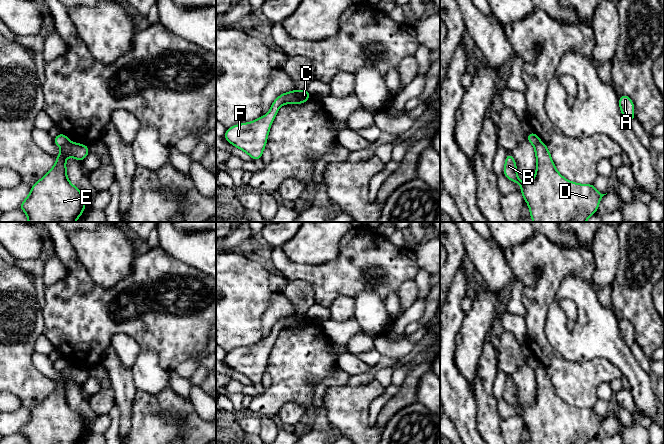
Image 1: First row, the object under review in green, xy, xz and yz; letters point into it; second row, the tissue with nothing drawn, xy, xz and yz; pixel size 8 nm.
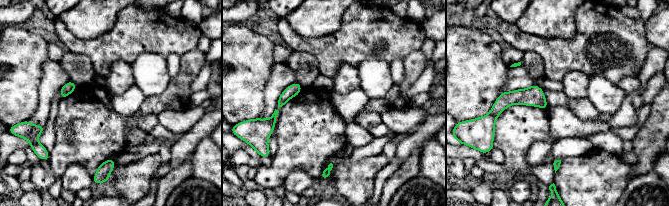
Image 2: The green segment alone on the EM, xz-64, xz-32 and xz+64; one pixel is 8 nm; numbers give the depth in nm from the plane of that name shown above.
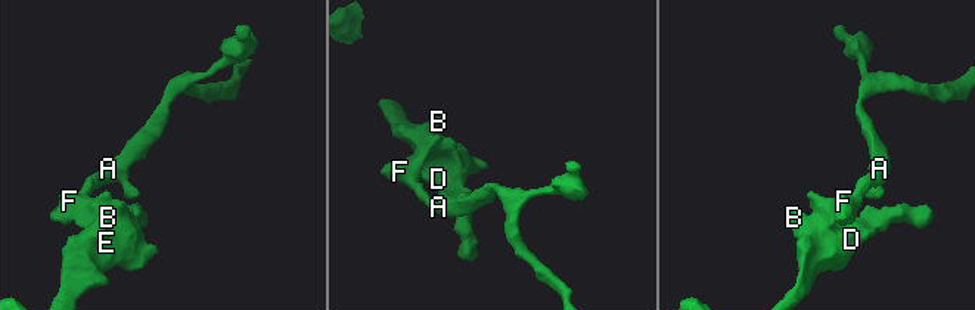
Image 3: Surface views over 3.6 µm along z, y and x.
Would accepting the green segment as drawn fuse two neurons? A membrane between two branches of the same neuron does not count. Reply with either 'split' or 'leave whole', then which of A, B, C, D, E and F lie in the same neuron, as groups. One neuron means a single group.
split; A F / B C D E

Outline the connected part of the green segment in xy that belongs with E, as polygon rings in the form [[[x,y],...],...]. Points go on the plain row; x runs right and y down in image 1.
[[[70,366],[61,371],[60,378],[55,380],[55,389],[34,409],[19,433],[24,435],[28,444],[77,444],[86,432],[82,416],[67,401],[66,383],[71,380],[83,386],[90,377],[87,369]]]

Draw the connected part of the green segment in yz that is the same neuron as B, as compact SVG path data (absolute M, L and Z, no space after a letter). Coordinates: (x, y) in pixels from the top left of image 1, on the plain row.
M538 366L534 370L536 378L536 397L534 402L525 407L517 399L517 389L512 377L505 383L503 398L512 406L521 410L520 418L529 430L532 444L587 444L597 436L601 422L606 419L600 417L593 408L579 408L564 402L556 393L547 370Z

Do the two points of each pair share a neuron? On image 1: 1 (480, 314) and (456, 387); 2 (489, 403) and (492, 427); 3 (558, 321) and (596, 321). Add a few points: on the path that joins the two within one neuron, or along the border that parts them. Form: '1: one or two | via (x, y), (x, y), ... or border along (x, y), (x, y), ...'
1: two | border along (455, 349), (456, 368), (472, 390)
2: one | via (489, 409), (489, 421)
3: one | via (564, 331), (570, 337), (580, 337), (586, 331)

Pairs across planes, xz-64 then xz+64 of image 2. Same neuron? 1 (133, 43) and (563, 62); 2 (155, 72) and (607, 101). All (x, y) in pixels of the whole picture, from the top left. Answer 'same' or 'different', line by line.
1: same
2: same

